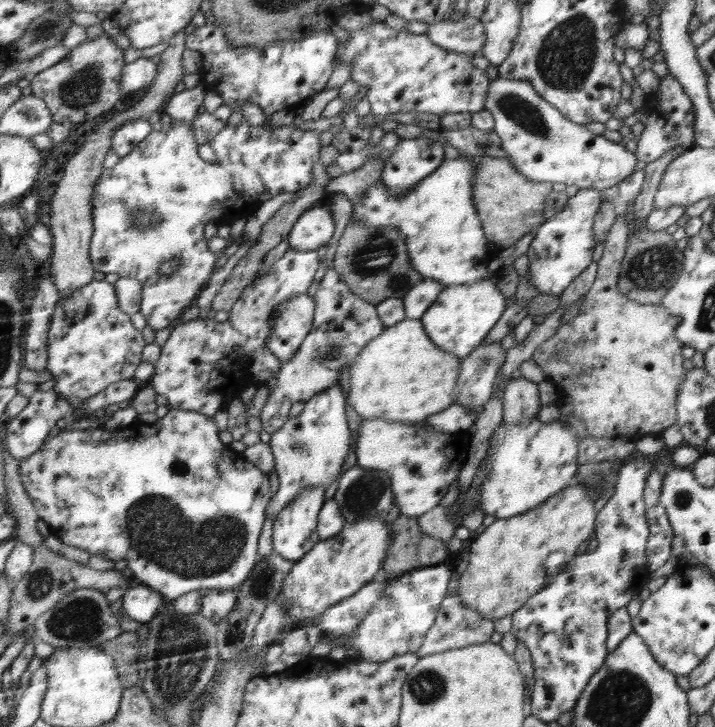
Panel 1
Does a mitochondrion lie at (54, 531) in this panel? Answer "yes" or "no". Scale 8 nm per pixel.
no

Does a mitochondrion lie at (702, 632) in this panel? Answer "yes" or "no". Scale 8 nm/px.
no

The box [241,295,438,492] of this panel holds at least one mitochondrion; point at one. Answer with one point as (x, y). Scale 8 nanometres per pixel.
(322, 357)

